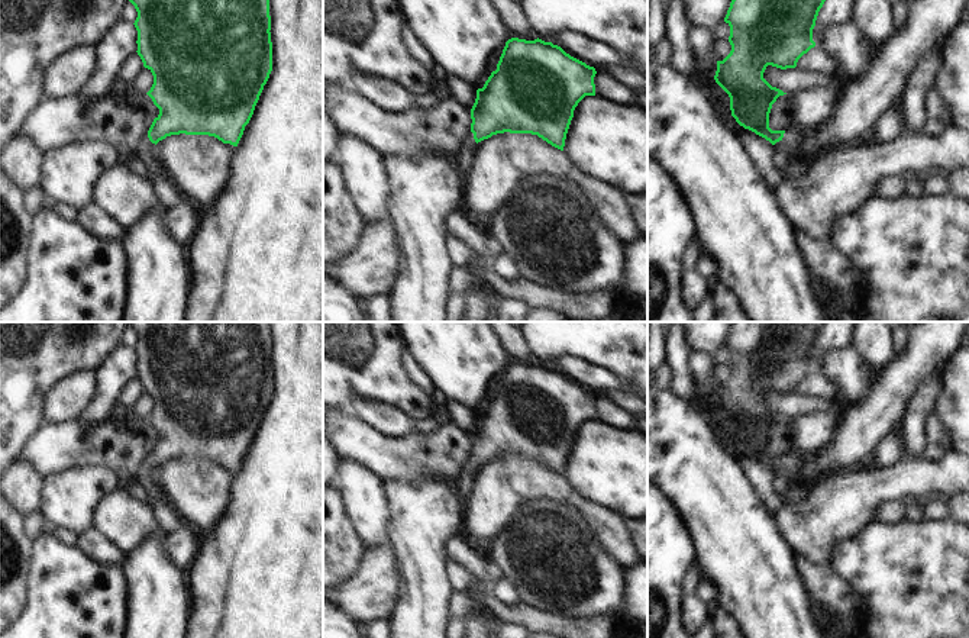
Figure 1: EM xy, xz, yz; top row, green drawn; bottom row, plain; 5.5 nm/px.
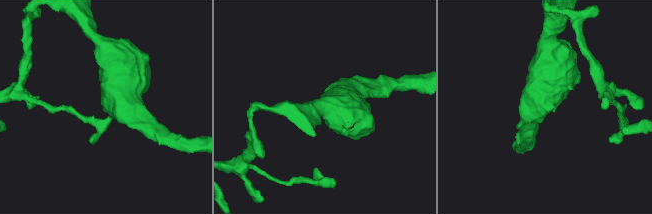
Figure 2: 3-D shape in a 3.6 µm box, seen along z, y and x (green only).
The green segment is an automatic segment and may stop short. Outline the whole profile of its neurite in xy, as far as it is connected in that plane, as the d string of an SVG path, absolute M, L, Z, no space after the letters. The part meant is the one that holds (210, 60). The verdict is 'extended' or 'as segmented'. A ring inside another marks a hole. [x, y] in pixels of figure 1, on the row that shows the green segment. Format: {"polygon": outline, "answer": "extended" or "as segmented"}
{"polygon": "M129 0L136 12L138 55L154 75L146 93L159 115L148 133L138 142L135 157L151 177L167 177L155 157L155 145L171 135L209 135L238 146L259 96L272 71L269 0Z", "answer": "extended"}

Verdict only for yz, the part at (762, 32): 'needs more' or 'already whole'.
needs more

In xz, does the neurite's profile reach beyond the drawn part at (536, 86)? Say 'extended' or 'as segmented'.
extended

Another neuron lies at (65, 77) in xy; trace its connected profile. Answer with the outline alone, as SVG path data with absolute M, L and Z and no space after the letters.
M93 46L74 48L58 57L46 70L42 84L43 99L58 100L78 94L96 67Z

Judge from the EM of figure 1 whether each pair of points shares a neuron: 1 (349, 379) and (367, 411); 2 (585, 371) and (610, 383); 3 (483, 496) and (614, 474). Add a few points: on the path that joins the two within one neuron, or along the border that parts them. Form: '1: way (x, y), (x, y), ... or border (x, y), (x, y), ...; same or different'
1: border (352, 405), (357, 400), (381, 400), (394, 408); different
2: way (591, 377), (604, 380); same
3: border (562, 476), (585, 500), (596, 502); different

